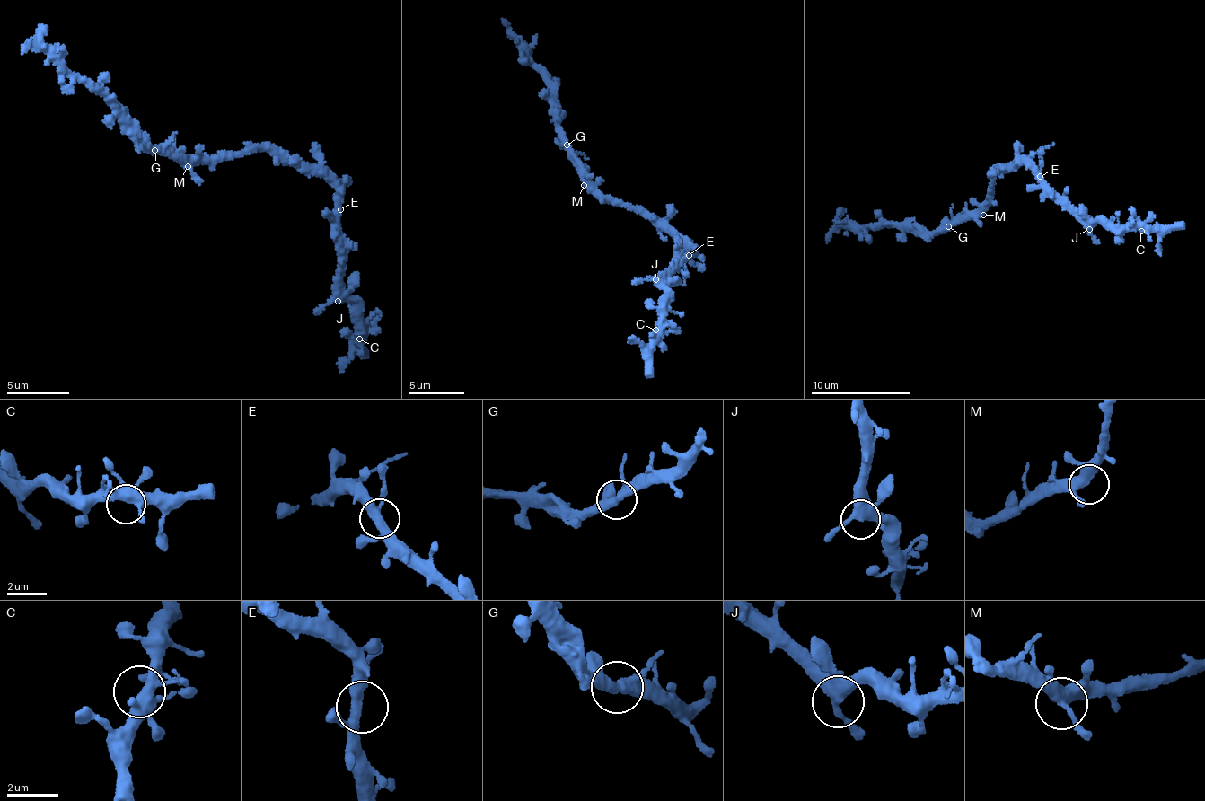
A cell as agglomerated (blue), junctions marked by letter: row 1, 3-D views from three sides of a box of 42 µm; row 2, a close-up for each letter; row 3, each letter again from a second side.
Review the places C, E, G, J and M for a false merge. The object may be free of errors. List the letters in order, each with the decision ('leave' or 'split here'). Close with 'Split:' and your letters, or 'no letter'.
C: leave
E: leave
G: leave
J: leave
M: leave
Split: no letter

